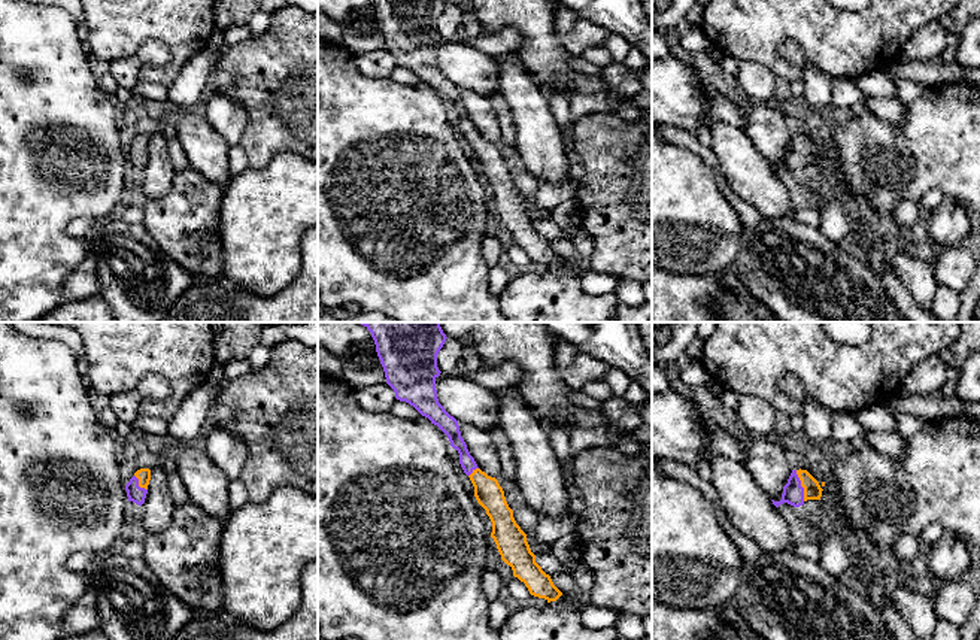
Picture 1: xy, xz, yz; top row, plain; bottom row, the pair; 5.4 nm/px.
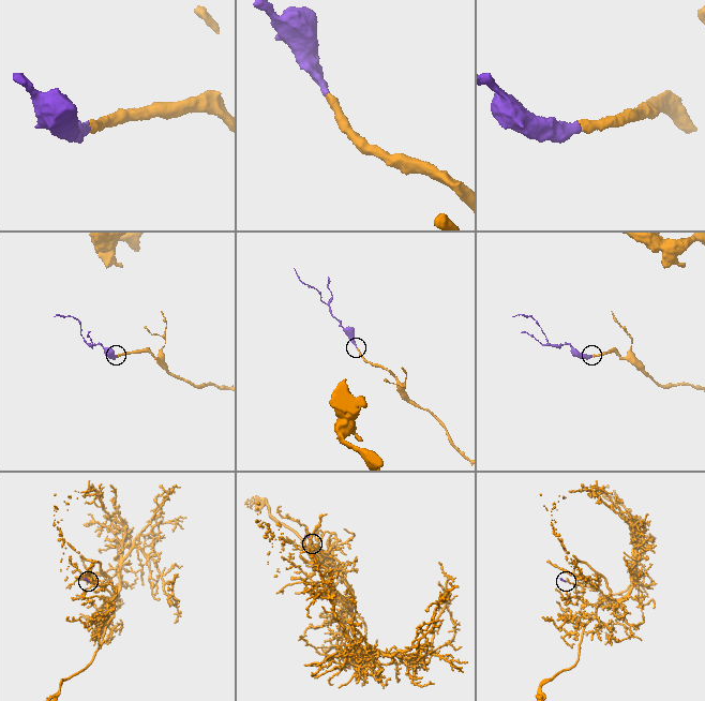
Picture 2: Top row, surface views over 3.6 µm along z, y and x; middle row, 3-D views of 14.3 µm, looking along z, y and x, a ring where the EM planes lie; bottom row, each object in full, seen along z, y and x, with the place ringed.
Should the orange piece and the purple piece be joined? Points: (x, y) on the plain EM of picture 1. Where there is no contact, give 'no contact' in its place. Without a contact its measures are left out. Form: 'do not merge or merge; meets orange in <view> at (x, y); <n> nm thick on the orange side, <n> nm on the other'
merge; meets orange in yz at (801, 151); 100 nm thick on the orange side, 110 nm on the other

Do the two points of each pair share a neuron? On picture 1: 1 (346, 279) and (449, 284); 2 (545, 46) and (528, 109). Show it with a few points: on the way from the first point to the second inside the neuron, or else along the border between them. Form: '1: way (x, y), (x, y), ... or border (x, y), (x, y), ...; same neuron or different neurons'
1: way (372, 279), (424, 282); same neuron
2: border (515, 54), (545, 91); different neurons

